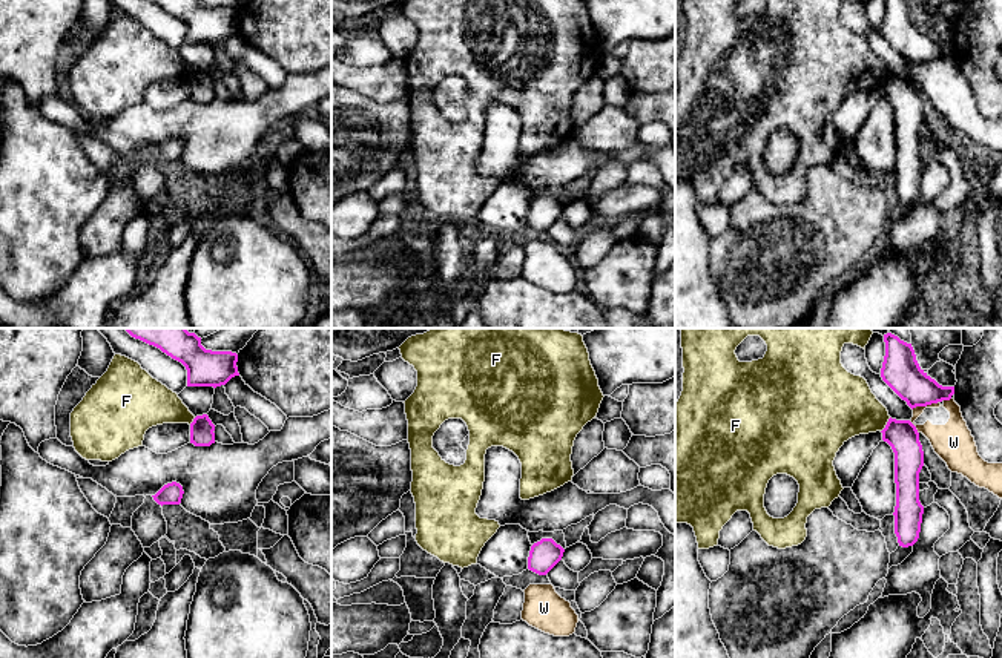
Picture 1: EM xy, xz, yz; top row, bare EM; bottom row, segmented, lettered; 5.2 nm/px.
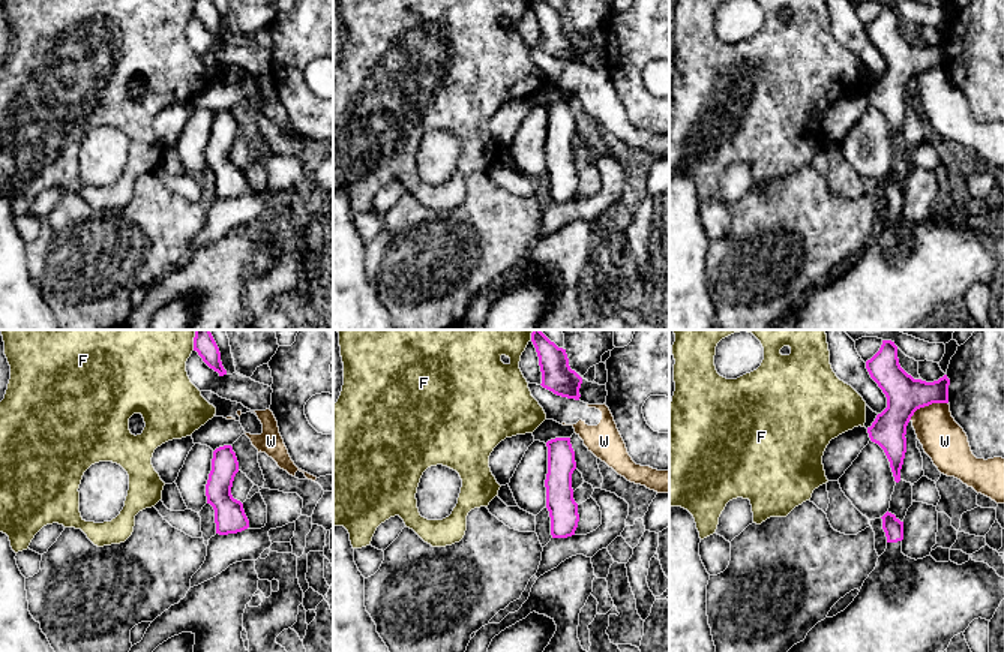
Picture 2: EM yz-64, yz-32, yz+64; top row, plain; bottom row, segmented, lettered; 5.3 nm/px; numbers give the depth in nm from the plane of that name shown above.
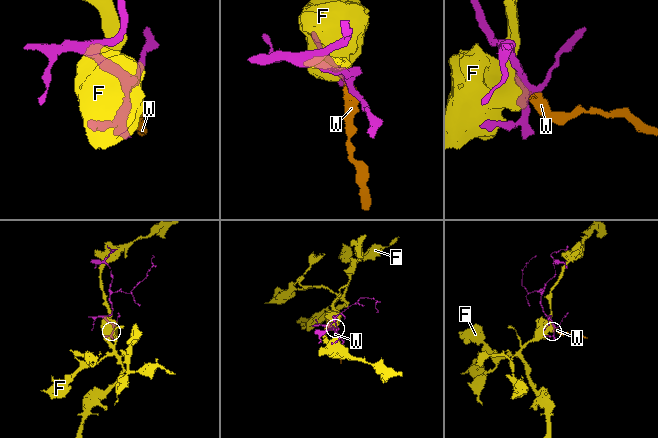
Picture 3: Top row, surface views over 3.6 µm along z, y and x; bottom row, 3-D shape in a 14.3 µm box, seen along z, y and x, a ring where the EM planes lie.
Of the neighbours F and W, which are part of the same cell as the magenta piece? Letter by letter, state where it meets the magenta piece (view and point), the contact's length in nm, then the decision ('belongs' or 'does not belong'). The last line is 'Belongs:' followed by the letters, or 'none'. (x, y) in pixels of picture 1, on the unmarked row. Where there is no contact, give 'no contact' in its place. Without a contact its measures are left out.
F: meets magenta in yz at (886, 82); contact 90 nm long; does not belong
W: meets magenta in yz at (924, 62); contact 150 nm long; does not belong
Belongs: none

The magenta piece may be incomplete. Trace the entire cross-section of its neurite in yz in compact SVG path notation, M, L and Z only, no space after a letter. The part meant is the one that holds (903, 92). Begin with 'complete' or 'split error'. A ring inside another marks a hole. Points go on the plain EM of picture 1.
complete; M888 75L881 87L882 97L895 109L895 190L902 204L913 202L921 189L924 163L919 158L919 129L924 123L924 107L919 89L910 77Z

